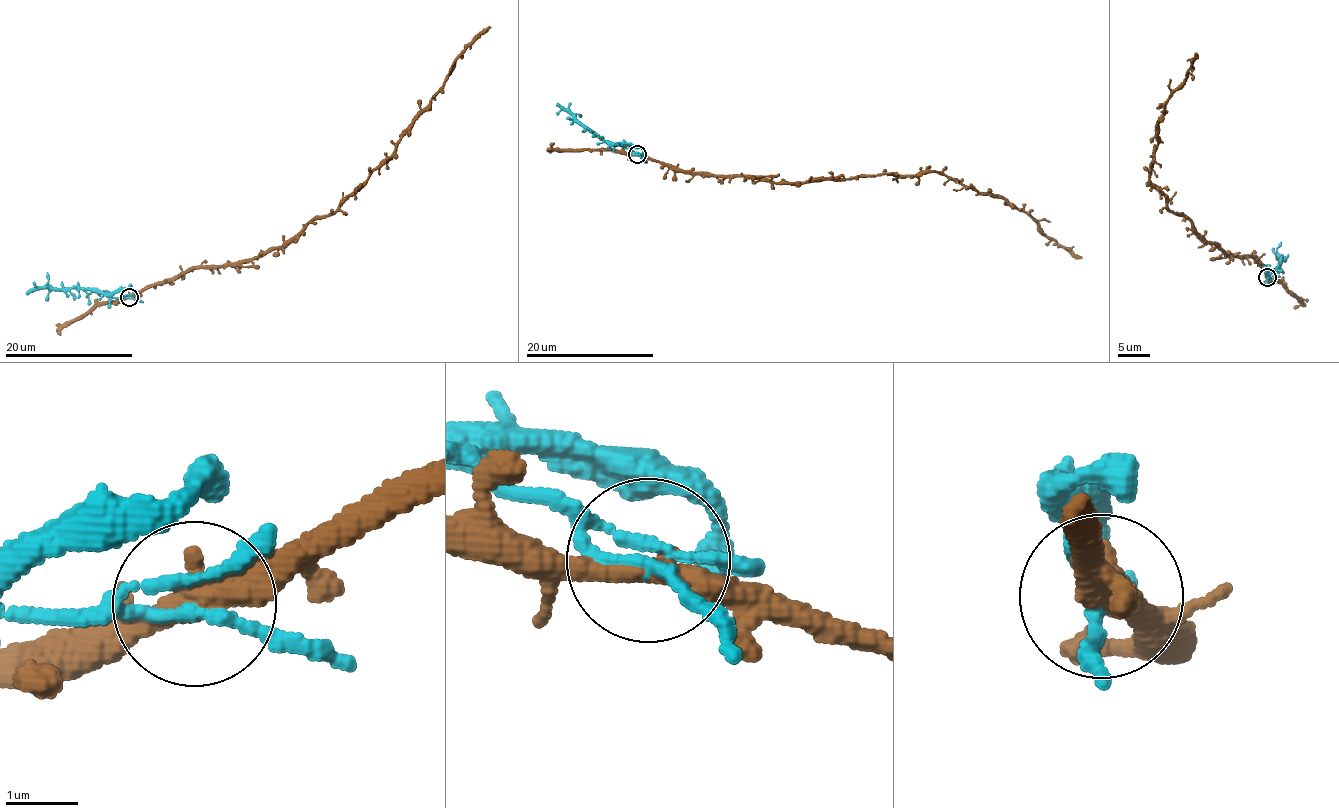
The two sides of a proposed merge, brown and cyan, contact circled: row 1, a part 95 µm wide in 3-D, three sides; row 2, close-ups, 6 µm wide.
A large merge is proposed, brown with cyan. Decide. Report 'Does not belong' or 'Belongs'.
Does not belong

